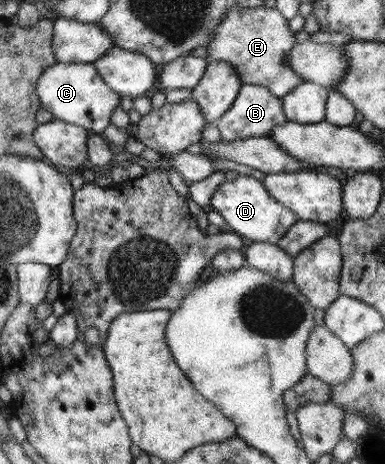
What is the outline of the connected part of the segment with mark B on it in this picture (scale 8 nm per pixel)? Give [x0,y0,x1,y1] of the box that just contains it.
[215,84,287,142]

